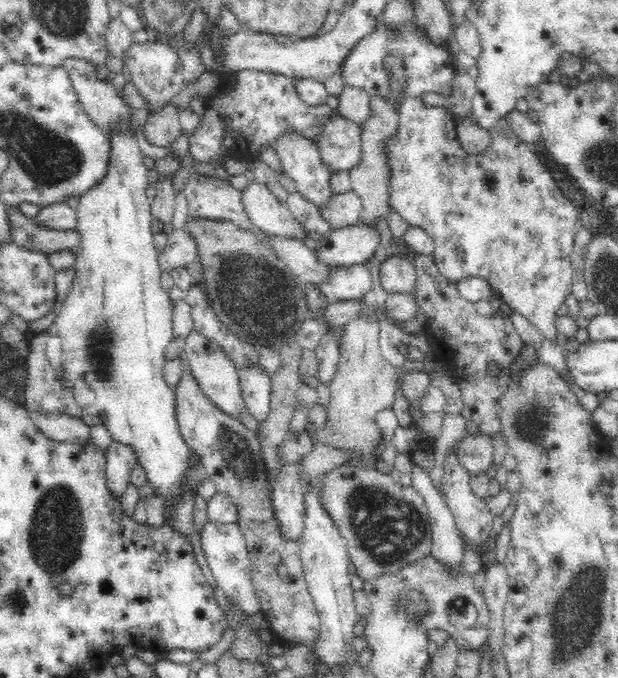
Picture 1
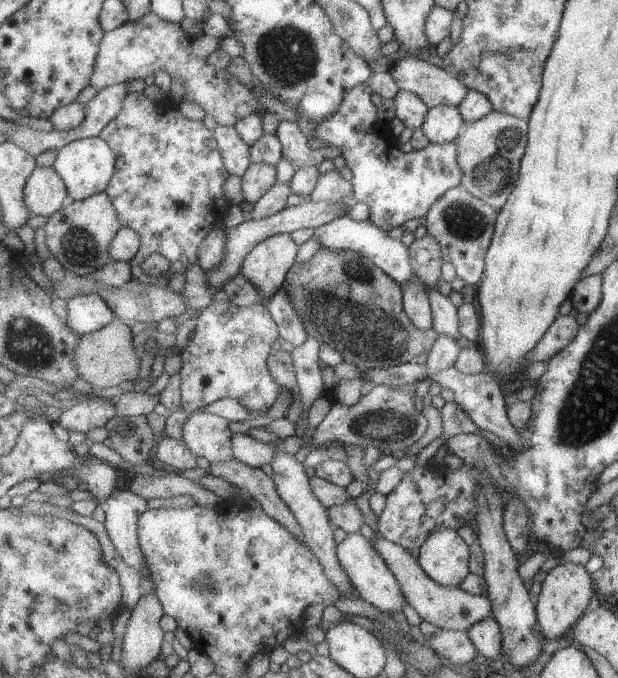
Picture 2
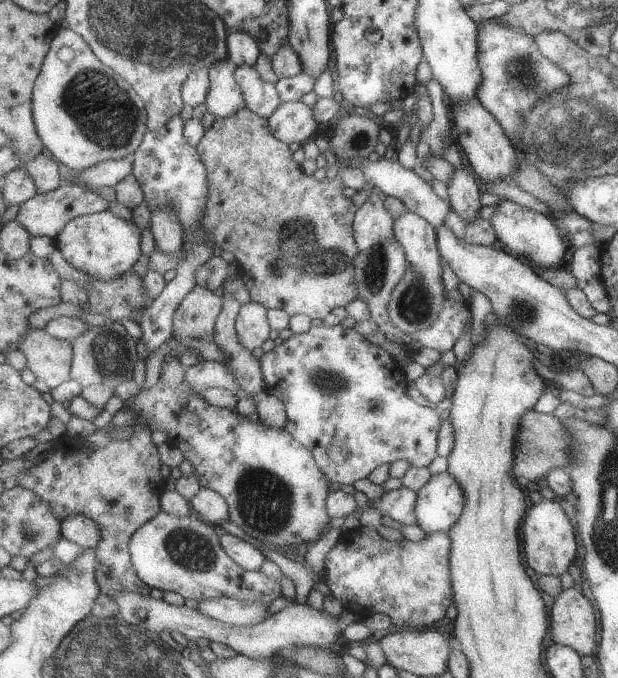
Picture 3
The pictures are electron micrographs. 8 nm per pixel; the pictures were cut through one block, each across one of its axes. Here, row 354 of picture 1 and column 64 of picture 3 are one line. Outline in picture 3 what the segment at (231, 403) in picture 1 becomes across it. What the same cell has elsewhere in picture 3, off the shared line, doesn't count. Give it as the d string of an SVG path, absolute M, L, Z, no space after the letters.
M72 183L66 184L54 192L38 194L32 200L26 201L21 205L18 219L34 237L54 237L58 240L72 219L104 211L110 211L110 201L107 198L94 192L86 185Z

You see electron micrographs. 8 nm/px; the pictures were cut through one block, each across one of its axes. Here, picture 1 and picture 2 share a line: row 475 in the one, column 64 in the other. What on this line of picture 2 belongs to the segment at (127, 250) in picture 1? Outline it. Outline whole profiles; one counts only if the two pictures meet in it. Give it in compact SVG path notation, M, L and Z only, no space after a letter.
M100 136L85 138L60 149L53 166L66 181L71 200L81 201L108 190L118 170L118 162L115 148Z

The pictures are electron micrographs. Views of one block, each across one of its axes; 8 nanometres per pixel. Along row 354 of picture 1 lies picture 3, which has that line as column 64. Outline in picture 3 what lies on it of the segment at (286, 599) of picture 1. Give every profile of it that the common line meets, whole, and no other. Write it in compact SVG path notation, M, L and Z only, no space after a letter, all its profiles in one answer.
M48 151L40 155L38 159L26 163L25 166L36 179L40 195L54 192L67 184L65 178L62 178L60 174L58 162L50 158Z

